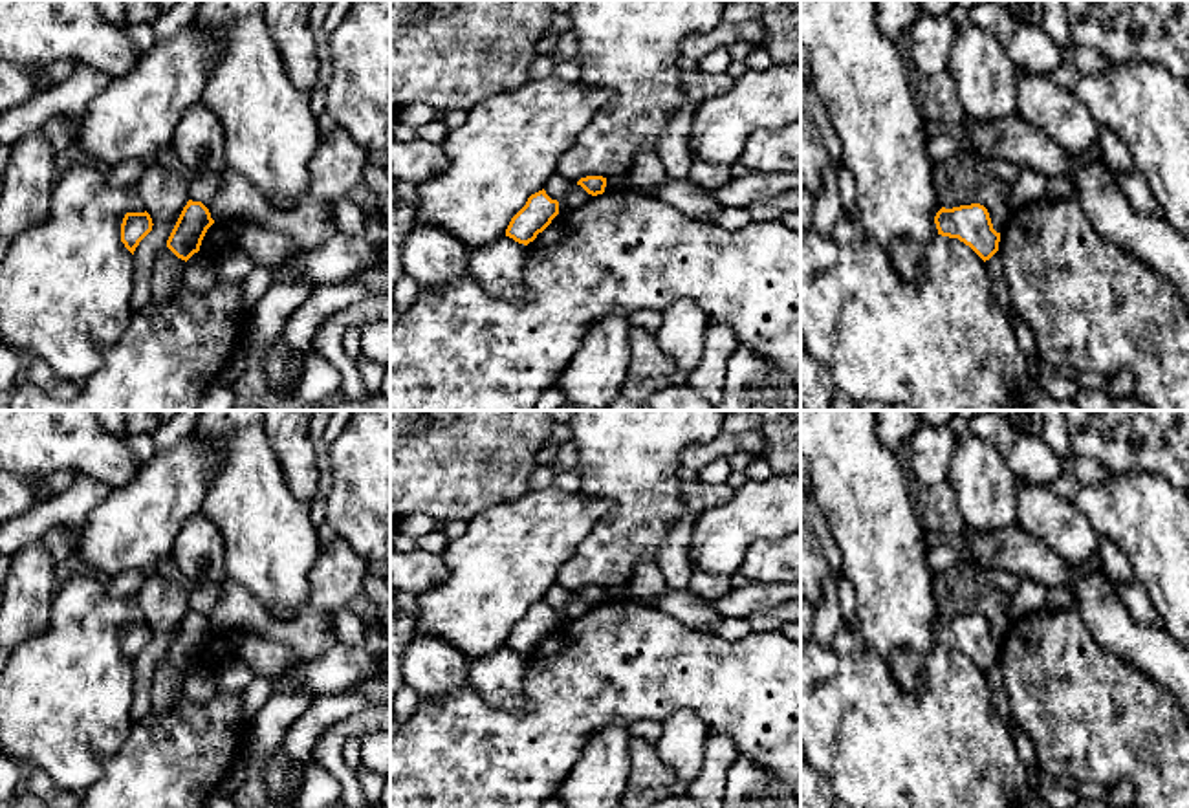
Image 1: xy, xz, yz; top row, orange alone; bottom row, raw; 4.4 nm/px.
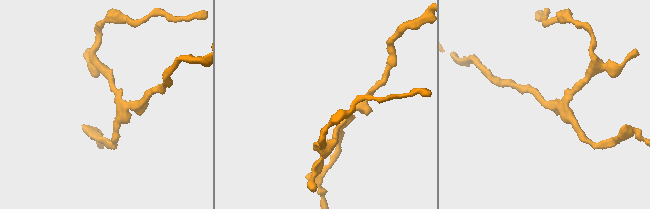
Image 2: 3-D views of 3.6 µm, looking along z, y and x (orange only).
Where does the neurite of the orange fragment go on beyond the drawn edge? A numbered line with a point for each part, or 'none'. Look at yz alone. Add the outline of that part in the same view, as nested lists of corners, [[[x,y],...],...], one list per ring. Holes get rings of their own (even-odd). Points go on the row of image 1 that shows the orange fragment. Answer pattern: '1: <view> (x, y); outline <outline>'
1: yz (995, 266); outline [[[997,251],[989,260],[986,260],[986,268],[991,278],[991,293],[1002,310],[1011,306],[1009,289],[1004,277],[1004,262],[1000,251]]]

